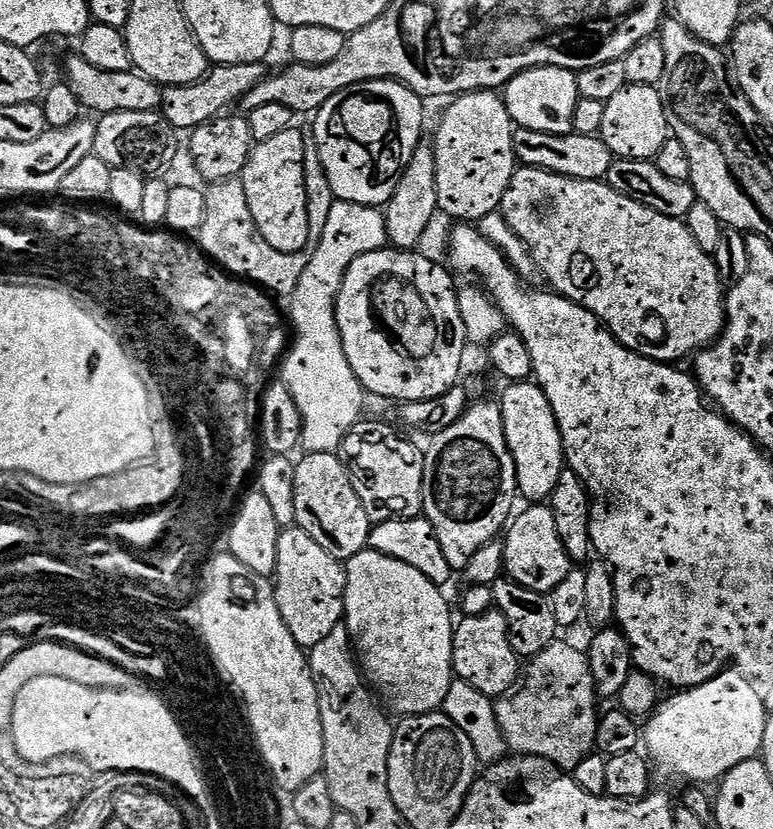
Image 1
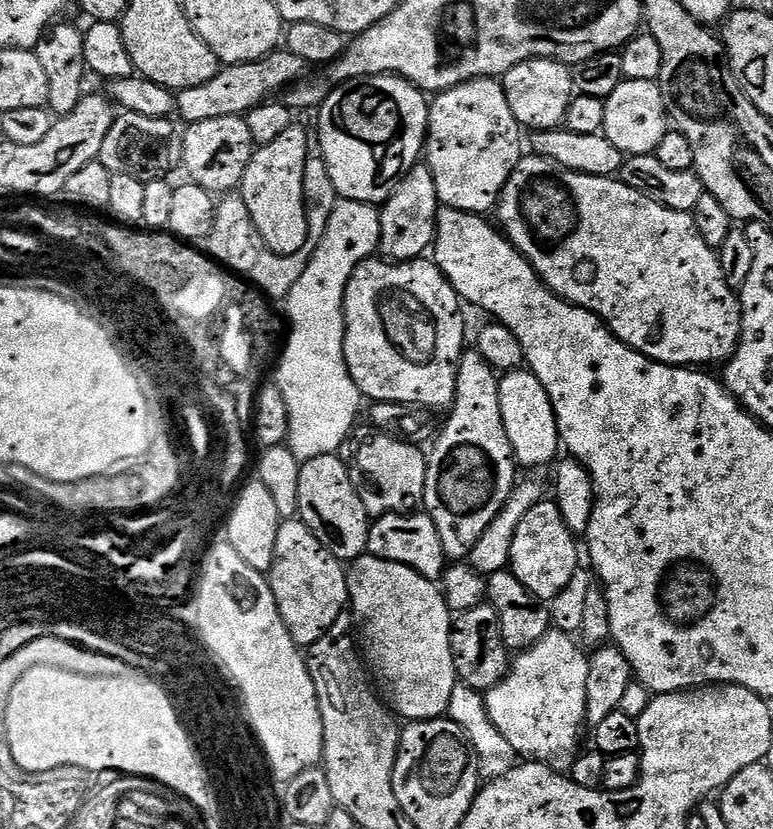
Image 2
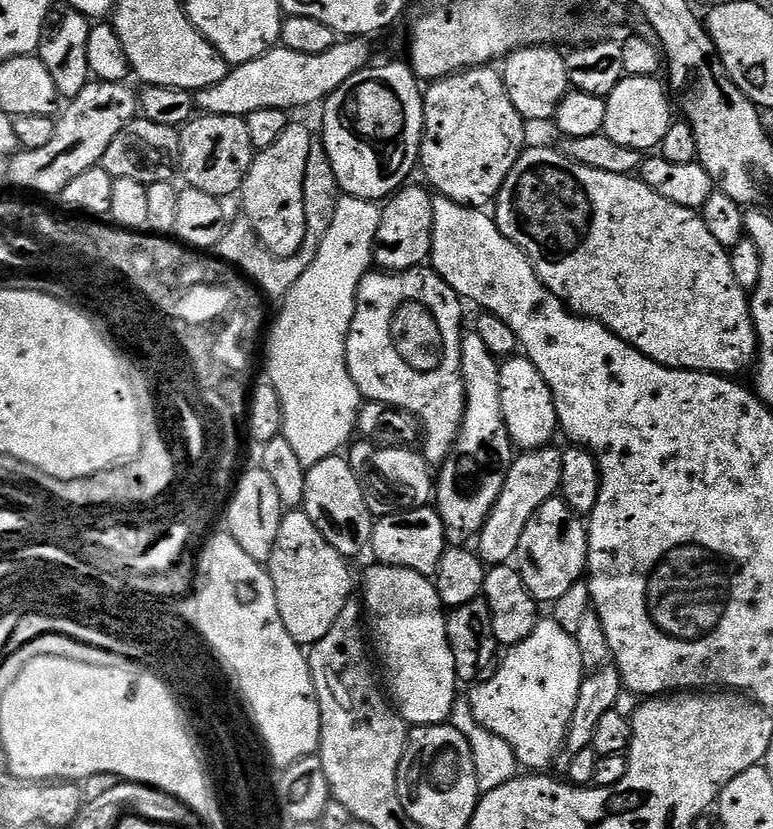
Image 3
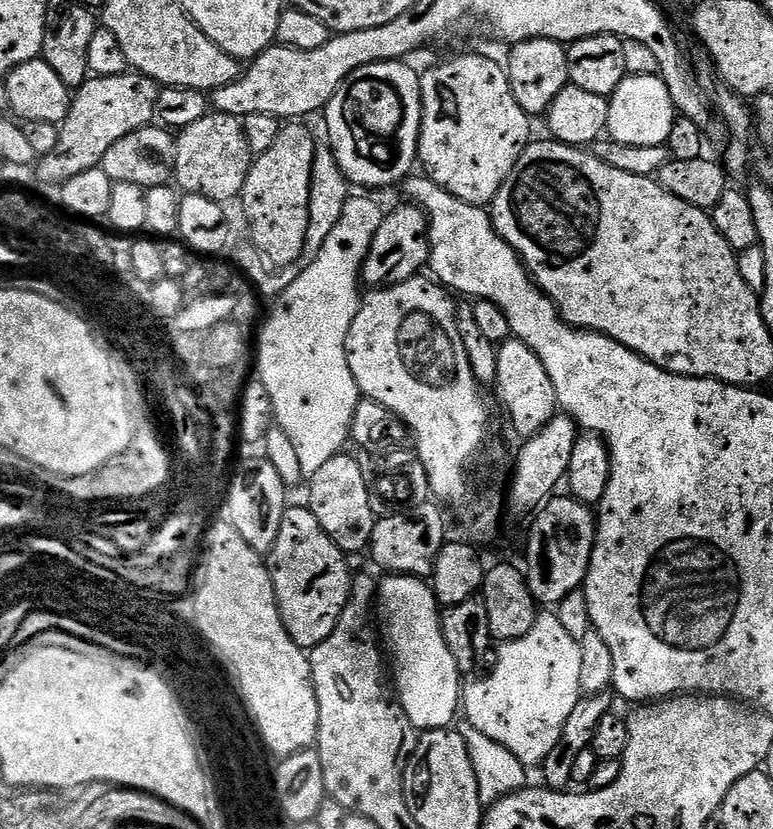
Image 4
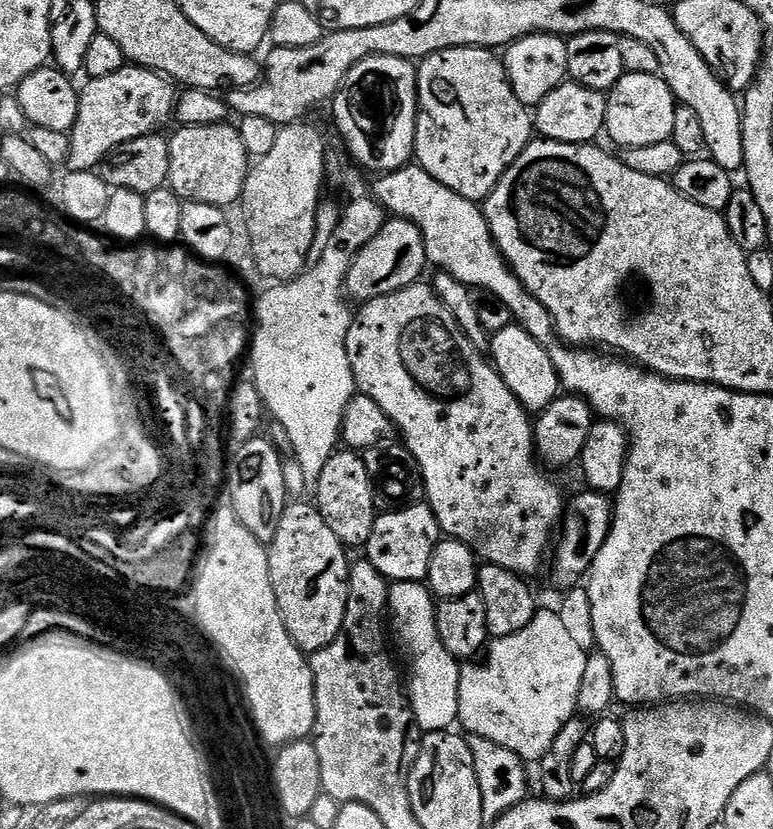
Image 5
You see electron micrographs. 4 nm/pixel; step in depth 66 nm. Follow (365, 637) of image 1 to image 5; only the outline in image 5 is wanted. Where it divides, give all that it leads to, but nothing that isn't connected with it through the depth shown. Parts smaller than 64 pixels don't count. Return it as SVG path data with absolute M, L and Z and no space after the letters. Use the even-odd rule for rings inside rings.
M393 583L389 587L390 628L394 636L396 631L397 638L404 643L412 659L412 677L409 680L407 677L406 695L412 705L416 724L424 734L451 729L458 720L458 682L462 664L452 657L446 646L442 646L442 638L438 638L436 606L437 601L423 583Z

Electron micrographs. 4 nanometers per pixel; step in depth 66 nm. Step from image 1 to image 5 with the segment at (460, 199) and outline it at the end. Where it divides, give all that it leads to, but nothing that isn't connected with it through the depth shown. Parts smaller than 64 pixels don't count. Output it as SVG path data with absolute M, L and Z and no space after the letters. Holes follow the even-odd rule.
M451 48L419 61L416 103L415 163L467 200L487 200L534 139L533 113L518 102L503 59L486 48Z

